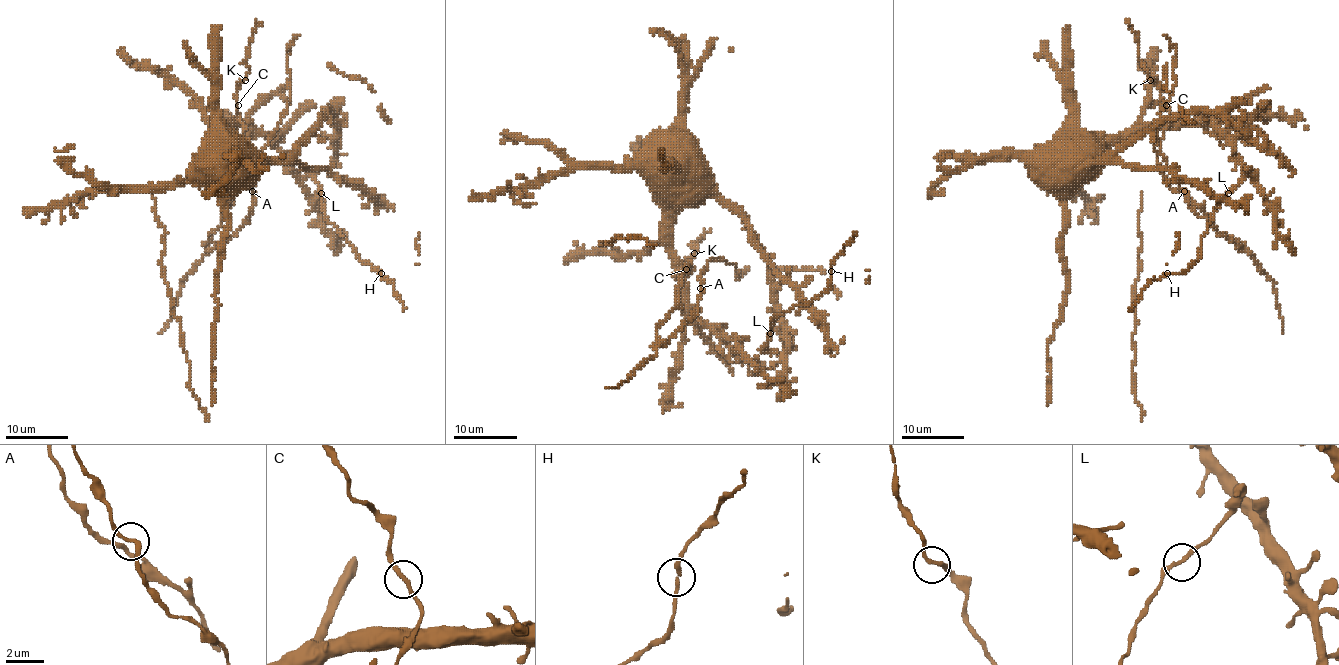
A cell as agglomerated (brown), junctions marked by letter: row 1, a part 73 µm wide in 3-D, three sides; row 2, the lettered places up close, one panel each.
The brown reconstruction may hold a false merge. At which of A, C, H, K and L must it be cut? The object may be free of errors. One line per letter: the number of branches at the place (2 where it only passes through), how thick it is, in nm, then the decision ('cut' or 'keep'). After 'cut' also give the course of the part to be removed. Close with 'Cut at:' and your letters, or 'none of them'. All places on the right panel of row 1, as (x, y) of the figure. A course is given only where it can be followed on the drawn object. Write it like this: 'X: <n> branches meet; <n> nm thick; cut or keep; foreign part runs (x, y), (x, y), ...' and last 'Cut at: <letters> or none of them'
A: 2 branches meet; 220 nm thick; keep
C: 2 branches meet; 200 nm thick; keep
H: 2 branches meet; 200 nm thick; keep
K: 2 branches meet; 200 nm thick; keep
L: 2 branches meet; 220 nm thick; keep
Cut at: none of them

